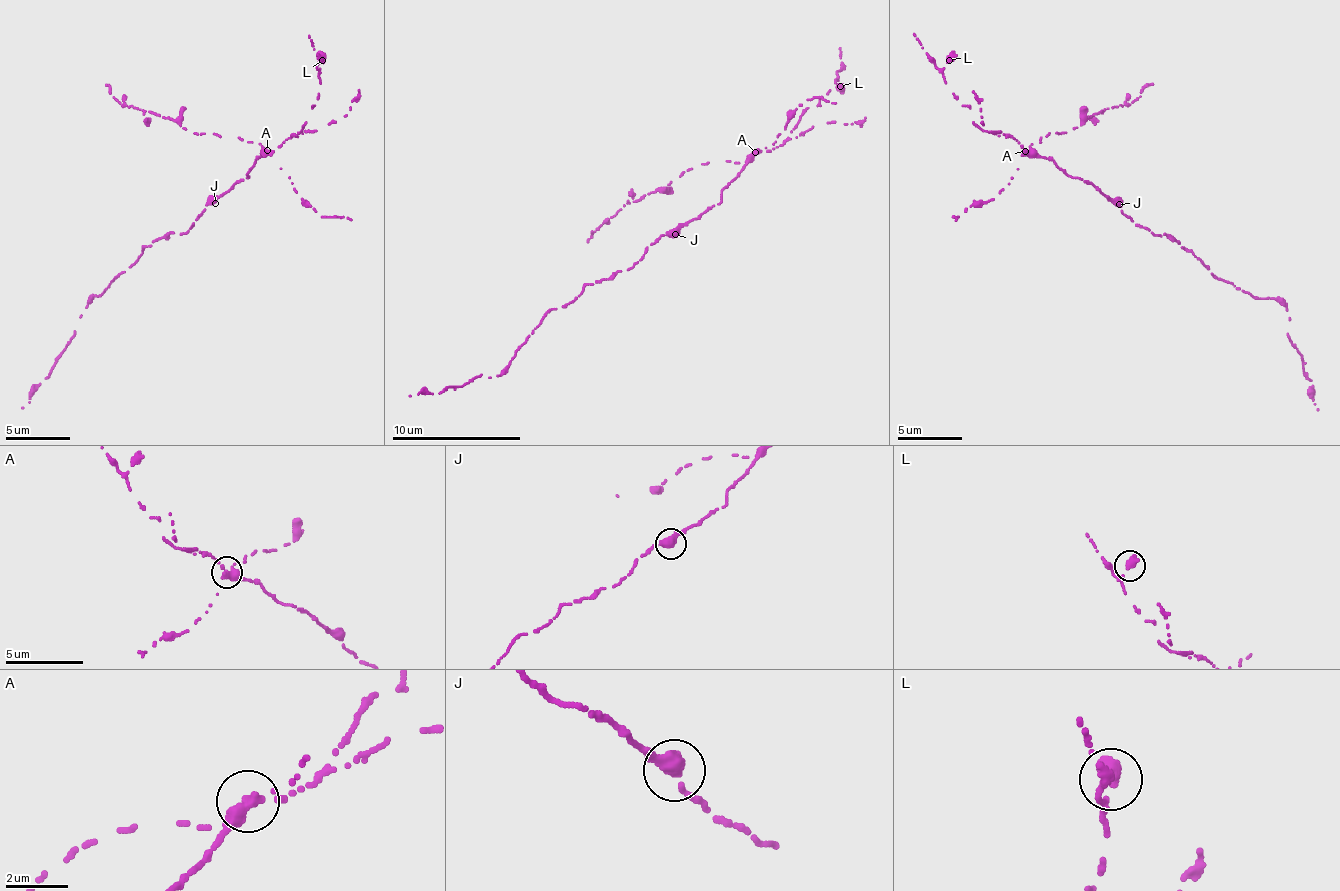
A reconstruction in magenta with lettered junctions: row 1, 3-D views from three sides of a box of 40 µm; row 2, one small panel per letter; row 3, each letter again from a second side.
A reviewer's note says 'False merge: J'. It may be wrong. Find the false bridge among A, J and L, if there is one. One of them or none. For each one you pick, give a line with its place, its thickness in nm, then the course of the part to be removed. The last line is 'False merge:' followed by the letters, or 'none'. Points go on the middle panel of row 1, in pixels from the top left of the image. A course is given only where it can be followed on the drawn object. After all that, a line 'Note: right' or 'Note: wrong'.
A: place (755, 152); calibre 380 nm; course (755, 153), (738, 162), (689, 168), (680, 177), (603, 221), (589, 243)
False merge: A
Note: wrong

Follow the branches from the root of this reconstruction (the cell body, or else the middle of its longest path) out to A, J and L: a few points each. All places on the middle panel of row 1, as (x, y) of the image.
A: (658, 237), (675, 231), (722, 201), (723, 188), (755, 153)
J: (658, 237), (661, 234), (675, 234)
L: (658, 237), (718, 205), (738, 172), (759, 153), (780, 146), (802, 113), (818, 107), (836, 80), (840, 86)

